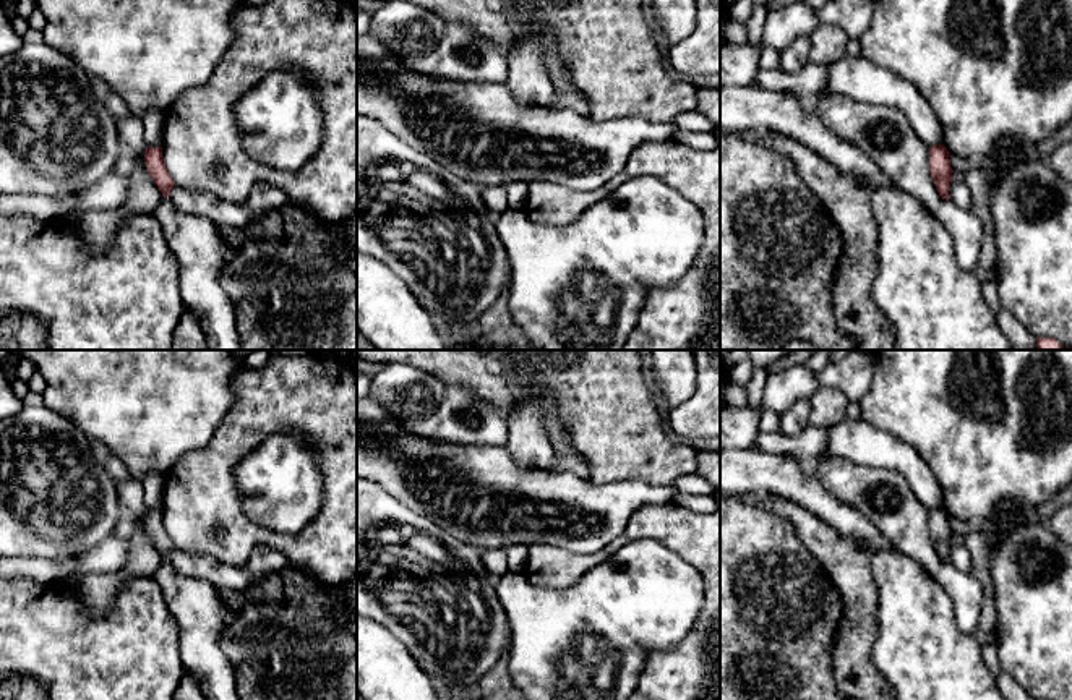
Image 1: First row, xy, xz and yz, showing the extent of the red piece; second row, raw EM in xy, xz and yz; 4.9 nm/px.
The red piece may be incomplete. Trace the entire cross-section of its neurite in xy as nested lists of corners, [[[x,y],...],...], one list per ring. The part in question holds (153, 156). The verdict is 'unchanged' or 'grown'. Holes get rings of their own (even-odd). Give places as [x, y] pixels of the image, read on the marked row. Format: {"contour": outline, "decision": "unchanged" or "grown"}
{"contour": [[[148,146],[148,149],[144,151],[144,162],[149,175],[161,190],[162,196],[170,196],[170,190],[175,185],[175,181],[165,169],[162,147]]], "decision": "unchanged"}

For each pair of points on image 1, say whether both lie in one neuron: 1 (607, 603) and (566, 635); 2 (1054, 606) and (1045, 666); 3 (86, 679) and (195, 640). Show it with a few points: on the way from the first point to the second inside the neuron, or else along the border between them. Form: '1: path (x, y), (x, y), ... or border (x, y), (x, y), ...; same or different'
1: path (597, 613), (581, 629), (576, 629); same
2: path (1054, 621), (1054, 652); same
3: border (167, 610), (175, 623), (177, 650), (185, 673); different

